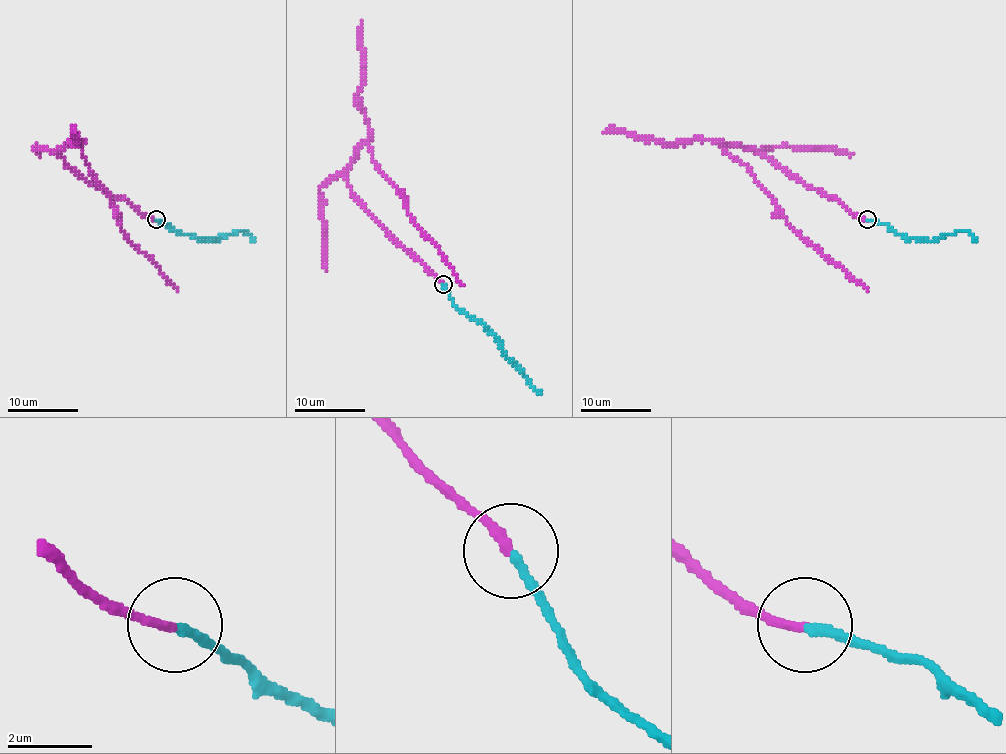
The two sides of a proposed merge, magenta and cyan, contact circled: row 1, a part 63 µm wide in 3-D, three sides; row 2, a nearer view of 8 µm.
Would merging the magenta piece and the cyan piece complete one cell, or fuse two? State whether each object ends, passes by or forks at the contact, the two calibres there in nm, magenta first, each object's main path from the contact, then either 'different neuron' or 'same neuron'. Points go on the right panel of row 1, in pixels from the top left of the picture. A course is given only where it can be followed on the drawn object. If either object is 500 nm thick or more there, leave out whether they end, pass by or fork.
magenta ends | cyan ends | 220/200 nm | magenta via (866, 219), (771, 159), (722, 142), (799, 234), (868, 290) | cyan via (866, 219), (886, 225), (907, 237), (935, 241), (956, 232), (967, 232), (976, 242) | different neuron

